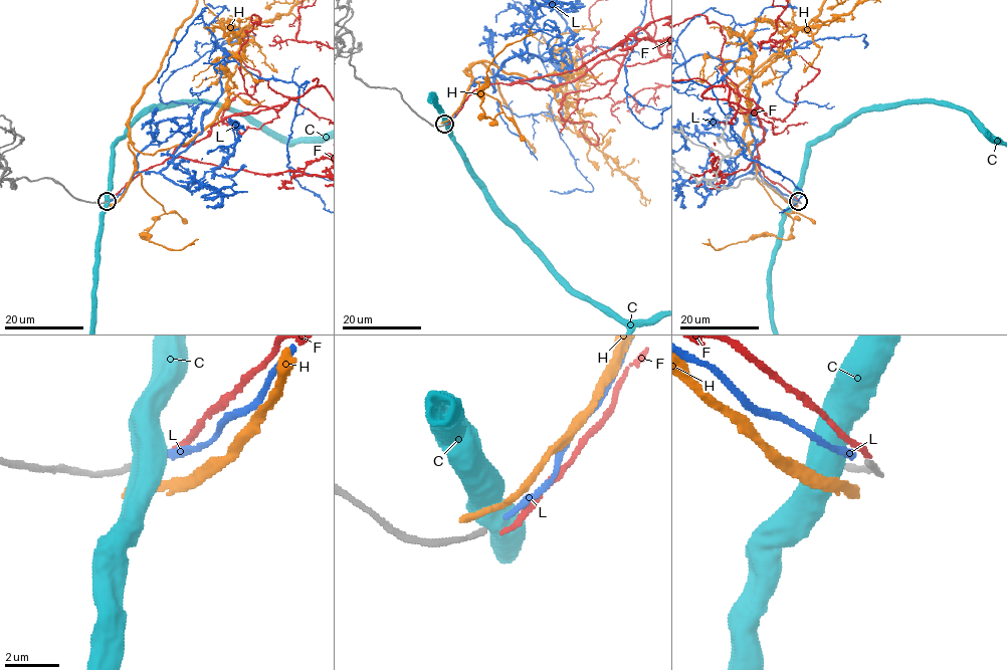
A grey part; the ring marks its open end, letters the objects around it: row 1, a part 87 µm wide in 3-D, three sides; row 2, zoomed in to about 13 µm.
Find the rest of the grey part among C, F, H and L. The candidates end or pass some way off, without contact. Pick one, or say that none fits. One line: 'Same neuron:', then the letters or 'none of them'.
Same neuron: L

